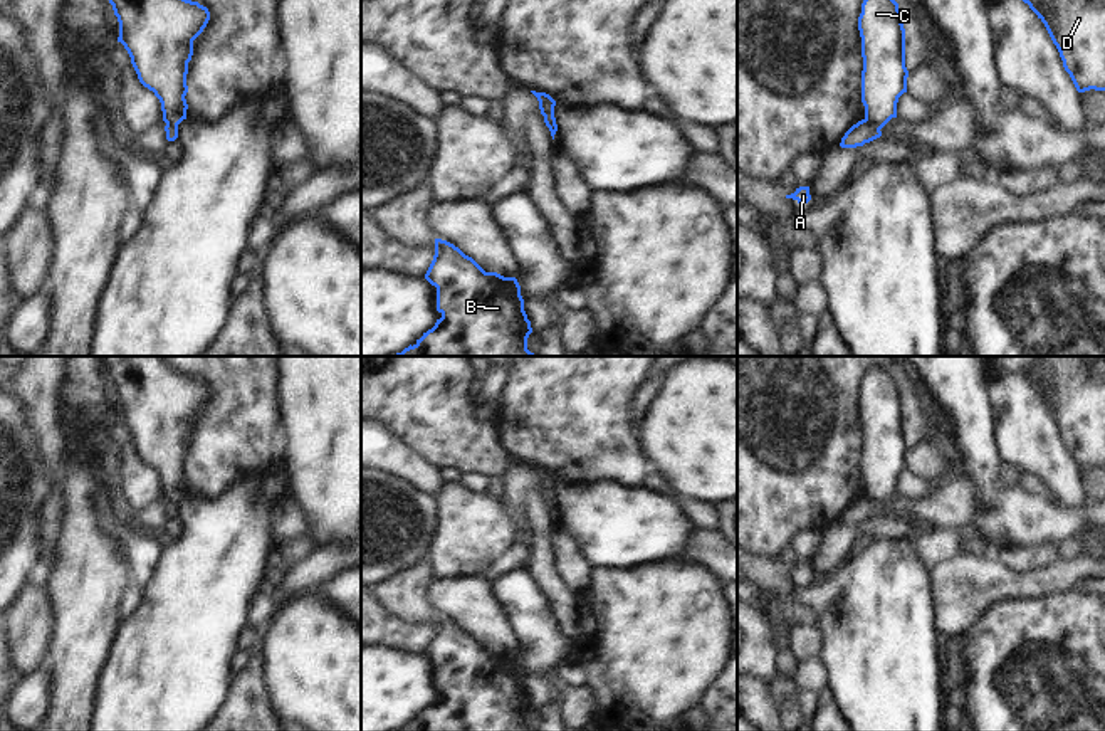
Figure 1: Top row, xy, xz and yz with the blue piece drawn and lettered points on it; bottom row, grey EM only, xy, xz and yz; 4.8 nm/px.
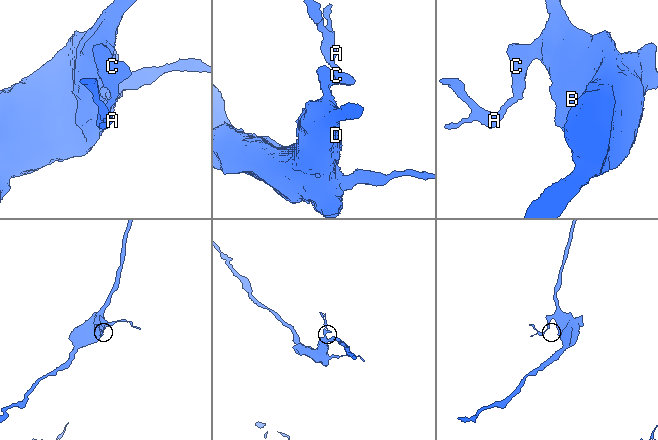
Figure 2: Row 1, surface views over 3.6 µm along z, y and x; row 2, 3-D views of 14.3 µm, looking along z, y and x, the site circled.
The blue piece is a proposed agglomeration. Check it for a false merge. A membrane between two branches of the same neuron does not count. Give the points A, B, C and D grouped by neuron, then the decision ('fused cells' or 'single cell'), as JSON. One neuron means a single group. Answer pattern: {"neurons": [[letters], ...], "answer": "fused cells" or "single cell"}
{"neurons": [["A"], ["B", "C", "D"]], "answer": "fused cells"}

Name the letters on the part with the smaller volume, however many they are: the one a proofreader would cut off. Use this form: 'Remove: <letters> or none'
Remove: A

